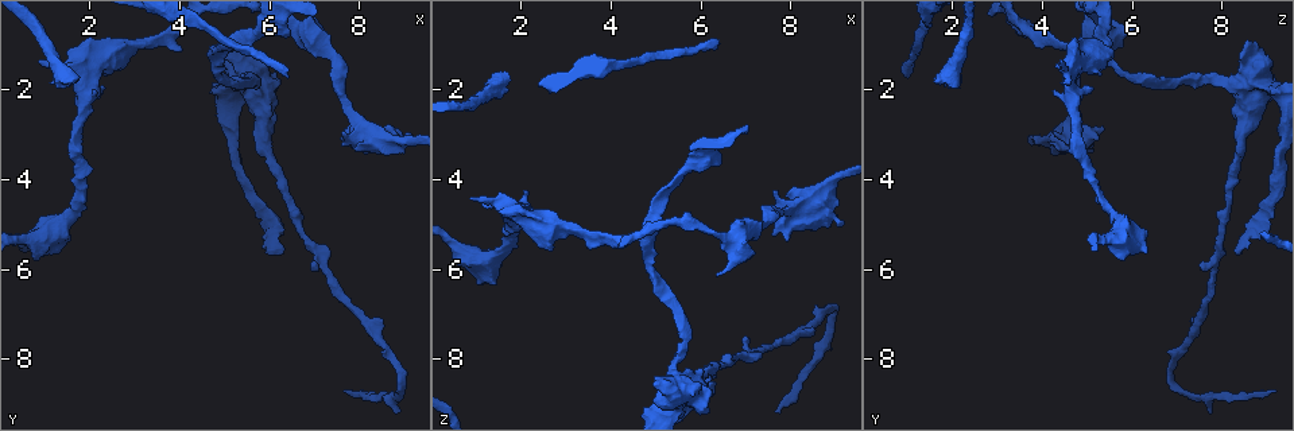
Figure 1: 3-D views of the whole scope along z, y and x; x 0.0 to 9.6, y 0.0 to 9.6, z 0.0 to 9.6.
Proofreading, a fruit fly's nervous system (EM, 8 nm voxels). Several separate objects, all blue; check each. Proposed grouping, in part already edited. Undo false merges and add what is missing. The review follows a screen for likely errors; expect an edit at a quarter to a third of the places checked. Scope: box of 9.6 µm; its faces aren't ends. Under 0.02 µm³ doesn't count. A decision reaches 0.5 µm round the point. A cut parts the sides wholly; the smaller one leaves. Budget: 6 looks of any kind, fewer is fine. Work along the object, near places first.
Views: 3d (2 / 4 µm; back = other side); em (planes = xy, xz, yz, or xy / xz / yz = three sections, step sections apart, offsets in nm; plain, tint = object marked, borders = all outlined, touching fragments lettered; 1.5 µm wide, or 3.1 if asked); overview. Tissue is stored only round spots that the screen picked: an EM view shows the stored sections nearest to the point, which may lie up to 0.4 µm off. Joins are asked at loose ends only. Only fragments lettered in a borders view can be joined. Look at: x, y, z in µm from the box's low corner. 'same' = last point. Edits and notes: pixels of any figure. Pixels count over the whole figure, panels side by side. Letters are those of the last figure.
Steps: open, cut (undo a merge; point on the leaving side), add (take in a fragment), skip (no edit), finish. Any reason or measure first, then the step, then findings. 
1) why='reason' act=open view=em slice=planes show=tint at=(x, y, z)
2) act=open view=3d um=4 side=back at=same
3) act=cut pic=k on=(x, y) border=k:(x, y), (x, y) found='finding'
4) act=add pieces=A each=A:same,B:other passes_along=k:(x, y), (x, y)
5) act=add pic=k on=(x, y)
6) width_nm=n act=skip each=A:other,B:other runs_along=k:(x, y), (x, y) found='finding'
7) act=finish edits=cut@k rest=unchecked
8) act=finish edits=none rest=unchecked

act=open view=em slice=planes show=borders at=(6.45, 1.70, 1.00)

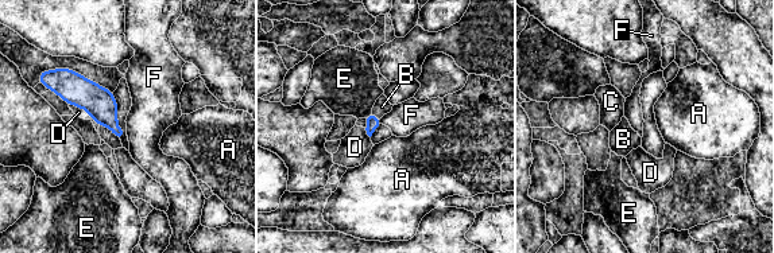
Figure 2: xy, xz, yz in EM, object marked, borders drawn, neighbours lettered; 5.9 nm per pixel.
act=add pieces=B each=A:other,B:same,C:other,D:other,E:other,F:other passes_along=2:(372, 121), (375, 116), (382, 106) found='it goes on there'

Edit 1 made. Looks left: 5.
why='see it whole again' act=open view=overview

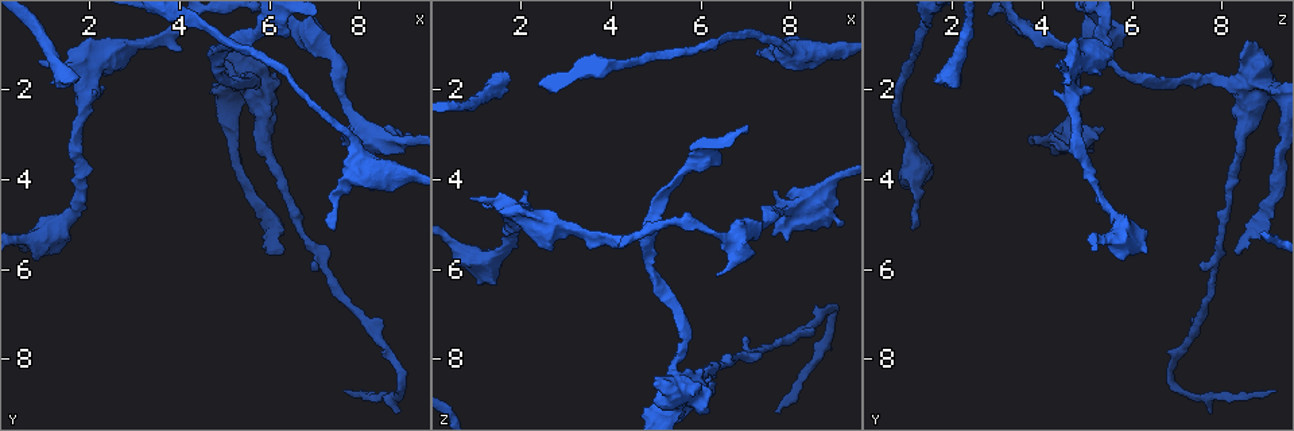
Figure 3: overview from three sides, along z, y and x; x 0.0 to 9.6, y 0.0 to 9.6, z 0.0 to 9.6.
why='thick end' act=open view=em slice=planes show=borders at=(1.15, 1.85, 4.45)

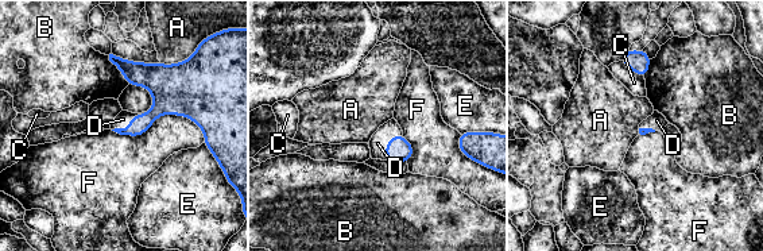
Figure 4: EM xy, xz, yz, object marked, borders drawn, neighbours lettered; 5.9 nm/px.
act=add pieces=D each=A:other,B:other,C:other,D:same,E:other,F:other found='it goes on there'

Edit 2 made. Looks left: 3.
why='redraw' act=open view=overview

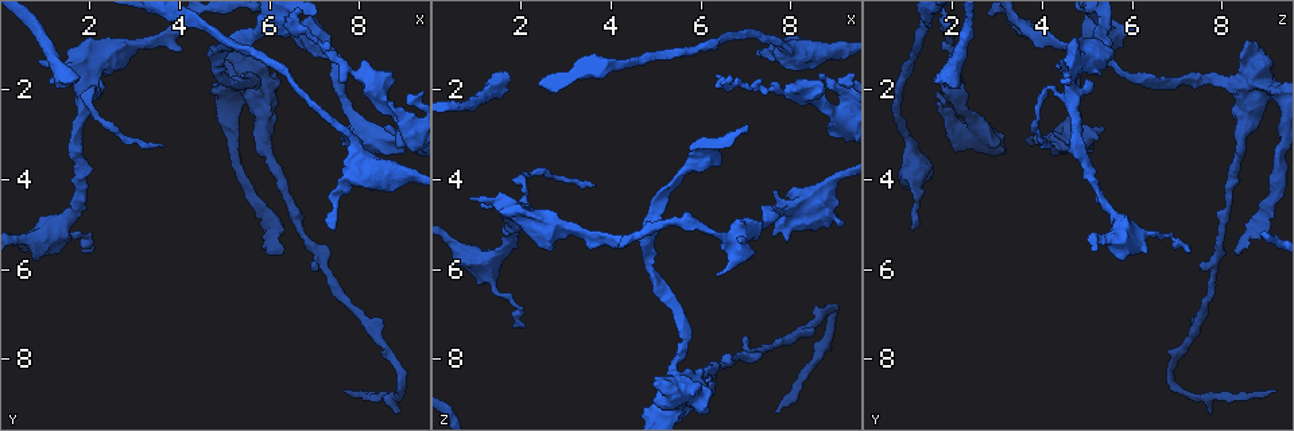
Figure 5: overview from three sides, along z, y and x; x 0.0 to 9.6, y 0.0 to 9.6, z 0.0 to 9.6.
why='an open end' act=open view=3d um=2 at=(7.40, 5.05, 1.15)

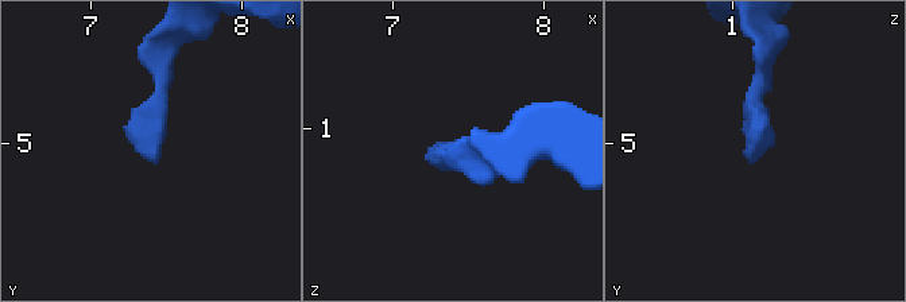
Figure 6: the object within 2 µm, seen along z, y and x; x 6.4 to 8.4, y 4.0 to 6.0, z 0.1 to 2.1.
why='need the tissue' act=open view=em slice=planes show=borders at=(7.38, 5.12, 1.14)

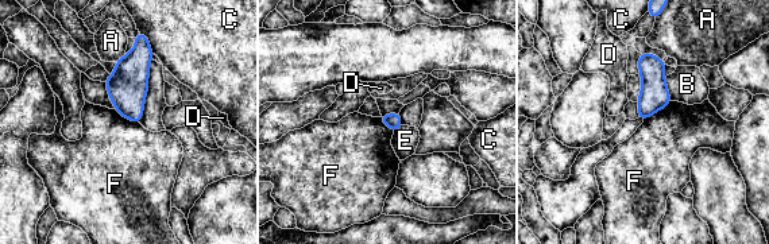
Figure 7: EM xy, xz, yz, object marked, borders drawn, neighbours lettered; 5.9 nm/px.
act=skip each=A:other,B:other,C:other,D:other,E:other,F:other border=7:(672, 101), (644, 122) found='no lettered fragment goes on from it'

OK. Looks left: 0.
act=finish edits=add@2,add@4 rest=unchecked

